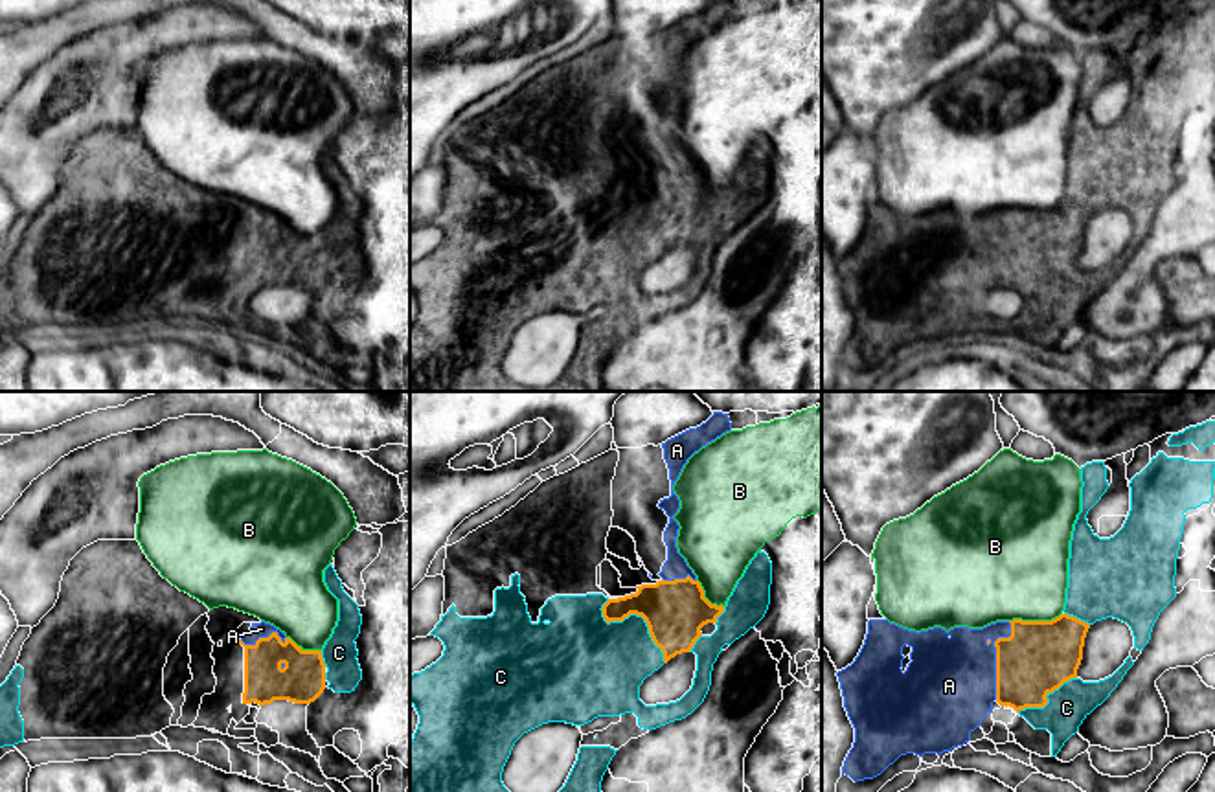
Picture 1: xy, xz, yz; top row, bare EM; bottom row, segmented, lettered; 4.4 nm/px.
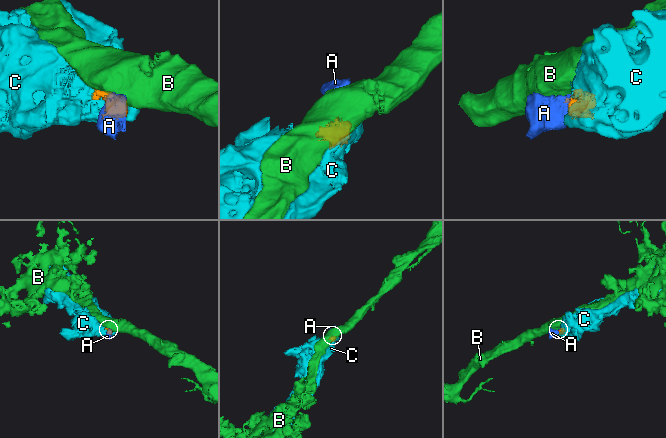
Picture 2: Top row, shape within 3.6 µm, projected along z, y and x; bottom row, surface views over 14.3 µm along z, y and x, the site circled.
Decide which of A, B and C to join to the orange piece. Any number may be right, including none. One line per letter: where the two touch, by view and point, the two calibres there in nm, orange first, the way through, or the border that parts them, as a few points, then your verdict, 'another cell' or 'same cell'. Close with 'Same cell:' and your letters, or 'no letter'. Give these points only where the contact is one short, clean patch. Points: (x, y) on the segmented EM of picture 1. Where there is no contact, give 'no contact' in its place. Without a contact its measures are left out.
A: yz (997, 656) | 320/400 nm | across yz (1039, 656), (997, 656), (962, 673), (949, 686) | same cell
B: yz (1035, 622) | 320/440 nm | another cell
C: xz (638, 614) | 280/360 nm | same cell
Same cell: A, C

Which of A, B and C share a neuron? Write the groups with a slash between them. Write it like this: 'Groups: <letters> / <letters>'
Groups: A C / B

